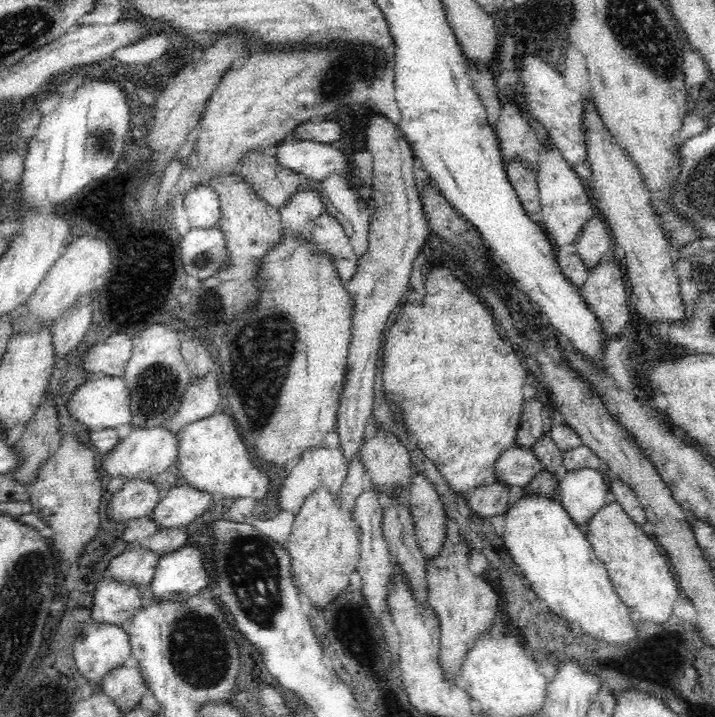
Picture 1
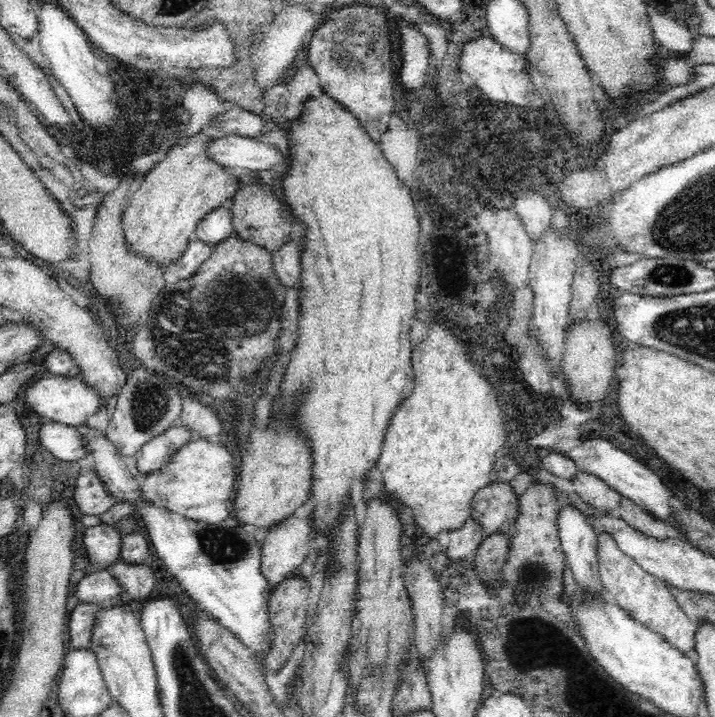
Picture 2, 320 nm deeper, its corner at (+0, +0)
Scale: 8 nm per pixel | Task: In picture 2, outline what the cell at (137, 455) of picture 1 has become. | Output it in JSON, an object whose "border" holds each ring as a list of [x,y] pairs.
{"border":[[[94,468],[85,474],[80,474],[70,497],[82,516],[92,516],[92,514],[99,516],[116,504],[113,497],[105,491],[104,483],[98,479]]]}

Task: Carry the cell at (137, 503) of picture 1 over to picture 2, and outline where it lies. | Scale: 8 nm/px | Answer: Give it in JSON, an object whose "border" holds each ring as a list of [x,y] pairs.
{"border":[[[98,524],[83,530],[82,544],[89,564],[106,568],[119,558],[122,537],[114,524]]]}

